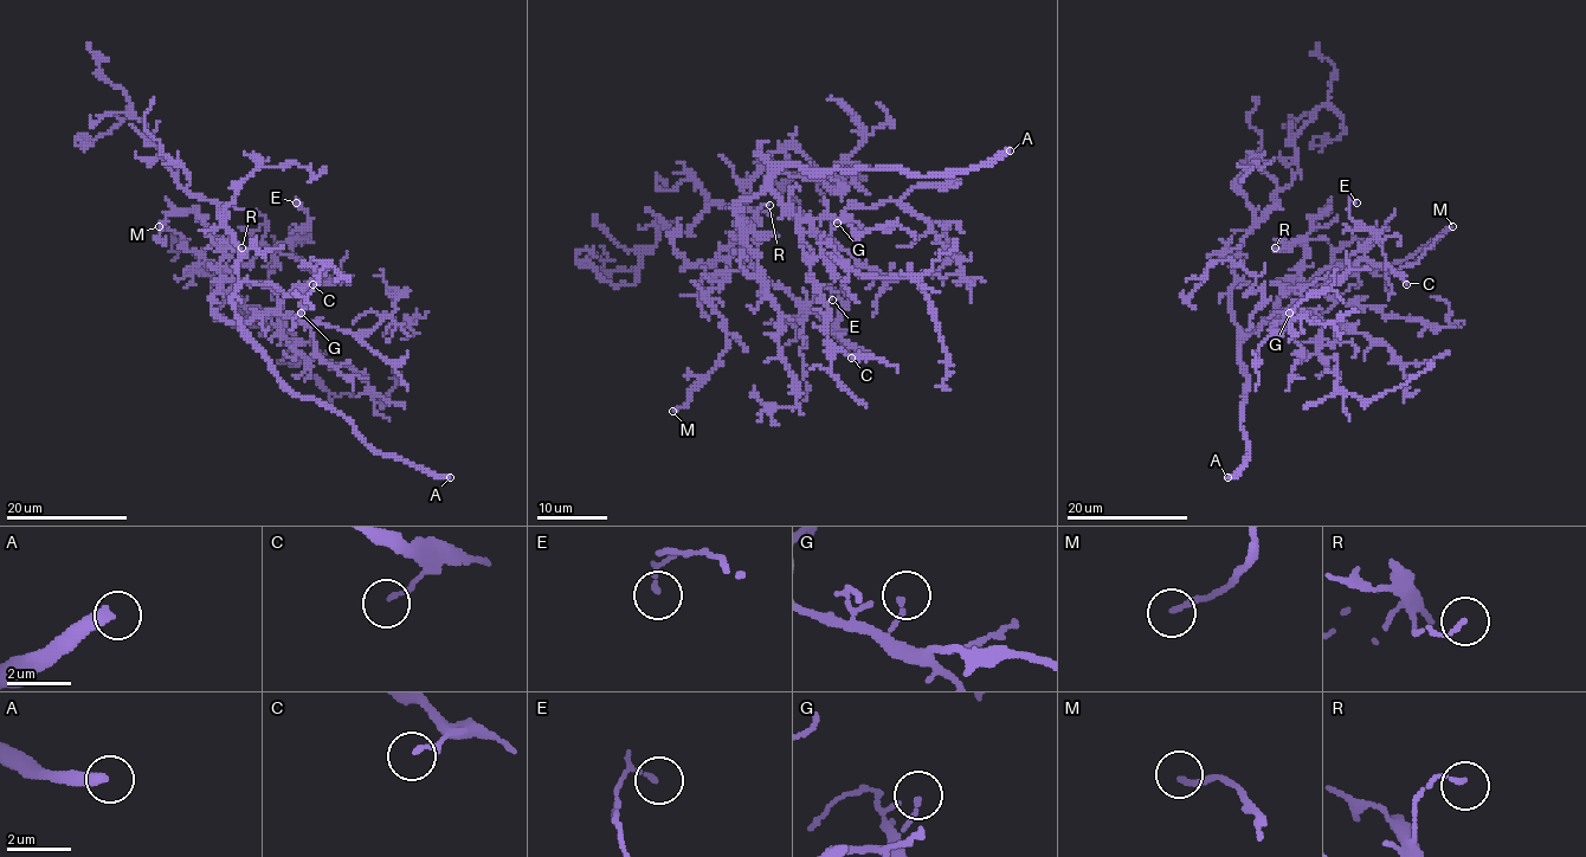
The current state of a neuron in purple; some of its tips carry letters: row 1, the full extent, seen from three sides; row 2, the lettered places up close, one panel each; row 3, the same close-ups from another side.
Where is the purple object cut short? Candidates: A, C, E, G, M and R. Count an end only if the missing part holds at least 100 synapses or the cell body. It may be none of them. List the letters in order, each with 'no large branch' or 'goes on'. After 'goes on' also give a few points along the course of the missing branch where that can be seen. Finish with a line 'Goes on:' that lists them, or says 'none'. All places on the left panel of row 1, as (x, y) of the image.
A: goes on
C: no large branch
E: no large branch
G: no large branch
M: no large branch
R: no large branch
Goes on: A

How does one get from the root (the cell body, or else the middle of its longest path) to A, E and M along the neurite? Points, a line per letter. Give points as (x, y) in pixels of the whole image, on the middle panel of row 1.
A: (760, 154), (773, 165), (799, 165), (810, 172), (898, 167), (929, 175), (973, 171), (1010, 150)
E: (760, 154), (771, 181), (734, 207), (745, 251), (773, 284), (826, 322), (848, 295), (836, 291), (832, 300)
M: (760, 154), (771, 181), (734, 207), (749, 264), (708, 295), (723, 319), (727, 350), (672, 411)

